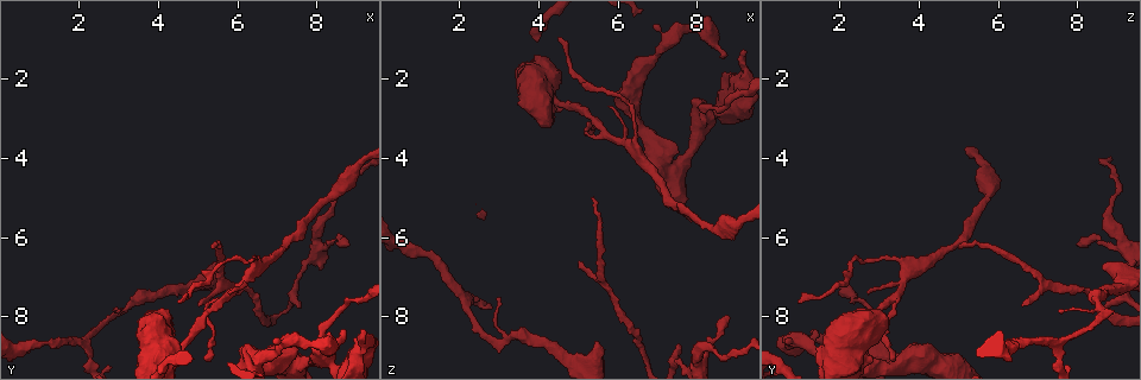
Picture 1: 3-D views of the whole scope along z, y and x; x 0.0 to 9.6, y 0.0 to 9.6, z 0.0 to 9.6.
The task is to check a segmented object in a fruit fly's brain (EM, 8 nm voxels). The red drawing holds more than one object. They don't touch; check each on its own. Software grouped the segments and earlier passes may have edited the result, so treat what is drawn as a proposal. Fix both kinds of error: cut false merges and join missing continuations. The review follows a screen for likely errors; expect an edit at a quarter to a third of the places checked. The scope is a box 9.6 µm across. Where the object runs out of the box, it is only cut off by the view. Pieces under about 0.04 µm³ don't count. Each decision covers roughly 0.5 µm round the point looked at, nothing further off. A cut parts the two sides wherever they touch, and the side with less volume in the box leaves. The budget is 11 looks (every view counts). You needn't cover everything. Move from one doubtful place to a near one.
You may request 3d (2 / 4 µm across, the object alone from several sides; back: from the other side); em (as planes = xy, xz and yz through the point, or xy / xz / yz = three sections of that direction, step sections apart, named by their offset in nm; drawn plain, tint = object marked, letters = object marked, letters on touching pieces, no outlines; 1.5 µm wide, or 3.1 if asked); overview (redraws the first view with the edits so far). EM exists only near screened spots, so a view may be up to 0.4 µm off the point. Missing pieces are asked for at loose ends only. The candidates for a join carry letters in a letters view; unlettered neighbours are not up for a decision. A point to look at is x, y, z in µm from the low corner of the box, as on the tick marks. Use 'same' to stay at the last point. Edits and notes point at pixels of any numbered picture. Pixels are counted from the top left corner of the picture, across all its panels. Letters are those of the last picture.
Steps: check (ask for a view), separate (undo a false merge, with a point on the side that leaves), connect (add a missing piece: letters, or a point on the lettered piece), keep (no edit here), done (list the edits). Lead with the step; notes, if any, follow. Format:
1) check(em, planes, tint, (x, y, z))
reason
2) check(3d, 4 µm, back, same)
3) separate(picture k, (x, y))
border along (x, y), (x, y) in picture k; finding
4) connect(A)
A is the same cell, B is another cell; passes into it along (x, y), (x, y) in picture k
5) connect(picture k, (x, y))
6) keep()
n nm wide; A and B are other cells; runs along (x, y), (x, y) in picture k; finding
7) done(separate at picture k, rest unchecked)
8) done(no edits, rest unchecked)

check(em, planes, plain, (4.50, 7.60, 1.00))
branch stops here

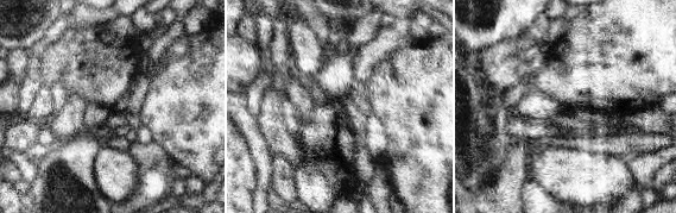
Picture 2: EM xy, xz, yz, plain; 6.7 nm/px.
check(em, planes, letters, same)
what lies round it

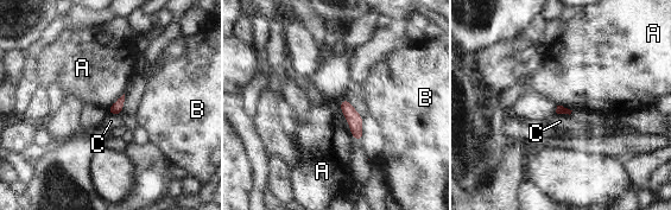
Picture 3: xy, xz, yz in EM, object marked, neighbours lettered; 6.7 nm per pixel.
keep()
A, B and C are other cells; border along (347, 99), (340, 102), (342, 112) in picture 3; none of them fits

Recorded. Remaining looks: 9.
check(em, 3.1 µm, yz, step 16, letters, (8.65, 8.35, 1.35))
an open end

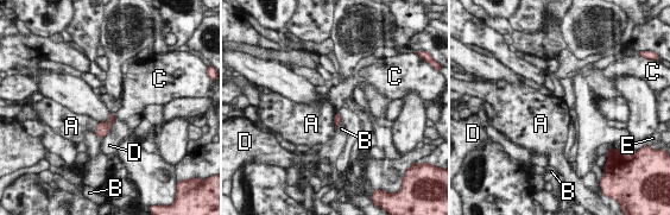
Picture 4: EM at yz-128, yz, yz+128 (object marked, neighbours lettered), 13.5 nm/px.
check(em, 3.1 µm, planes, letters, same)
another direction

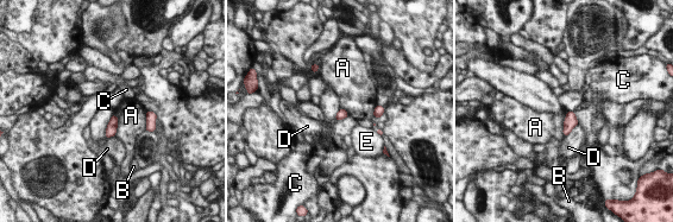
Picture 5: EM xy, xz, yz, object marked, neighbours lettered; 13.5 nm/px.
keep()
A, B, C, D and E are other cells; border along (113, 114), (117, 118), (114, 135) in picture 5; none of them fits

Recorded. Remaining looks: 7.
check(em, yz, step 8, tint, (8.80, 6.20, 8.05))
an open end

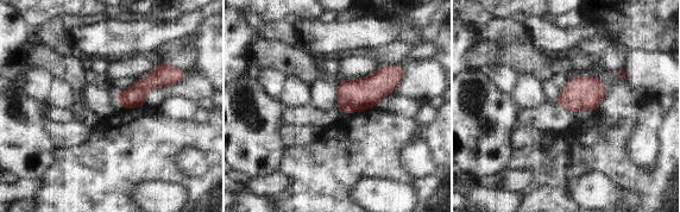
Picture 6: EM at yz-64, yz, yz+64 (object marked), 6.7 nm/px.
check(em, planes, letters, same)
another direction

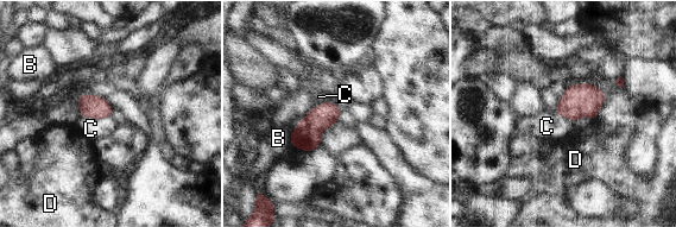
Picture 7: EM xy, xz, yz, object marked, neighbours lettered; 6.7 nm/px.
keep()
B, C and D are other cells; border along (80, 115), (109, 118) in picture 7; no lettered piece goes on from it

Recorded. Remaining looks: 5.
check(em, planes, tint, (7.45, 7.80, 8.70))
thin end

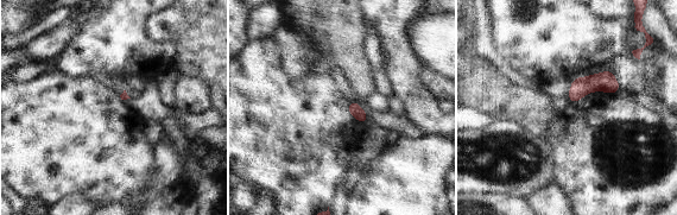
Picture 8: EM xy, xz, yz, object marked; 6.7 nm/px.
check(em, planes, letters, same)
what lies round it

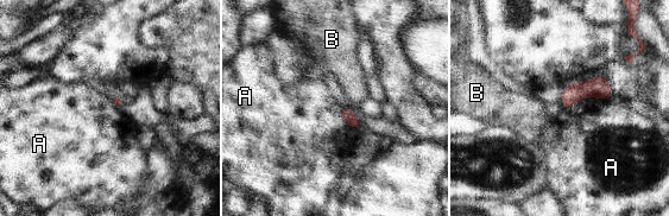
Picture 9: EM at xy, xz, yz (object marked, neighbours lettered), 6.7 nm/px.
keep()
A touches over 300 nm; A and B are other cells; border along (607, 97), (585, 96), (565, 109) in picture 9; none of them fits

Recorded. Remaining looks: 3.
done(no edits, rest unchecked)

